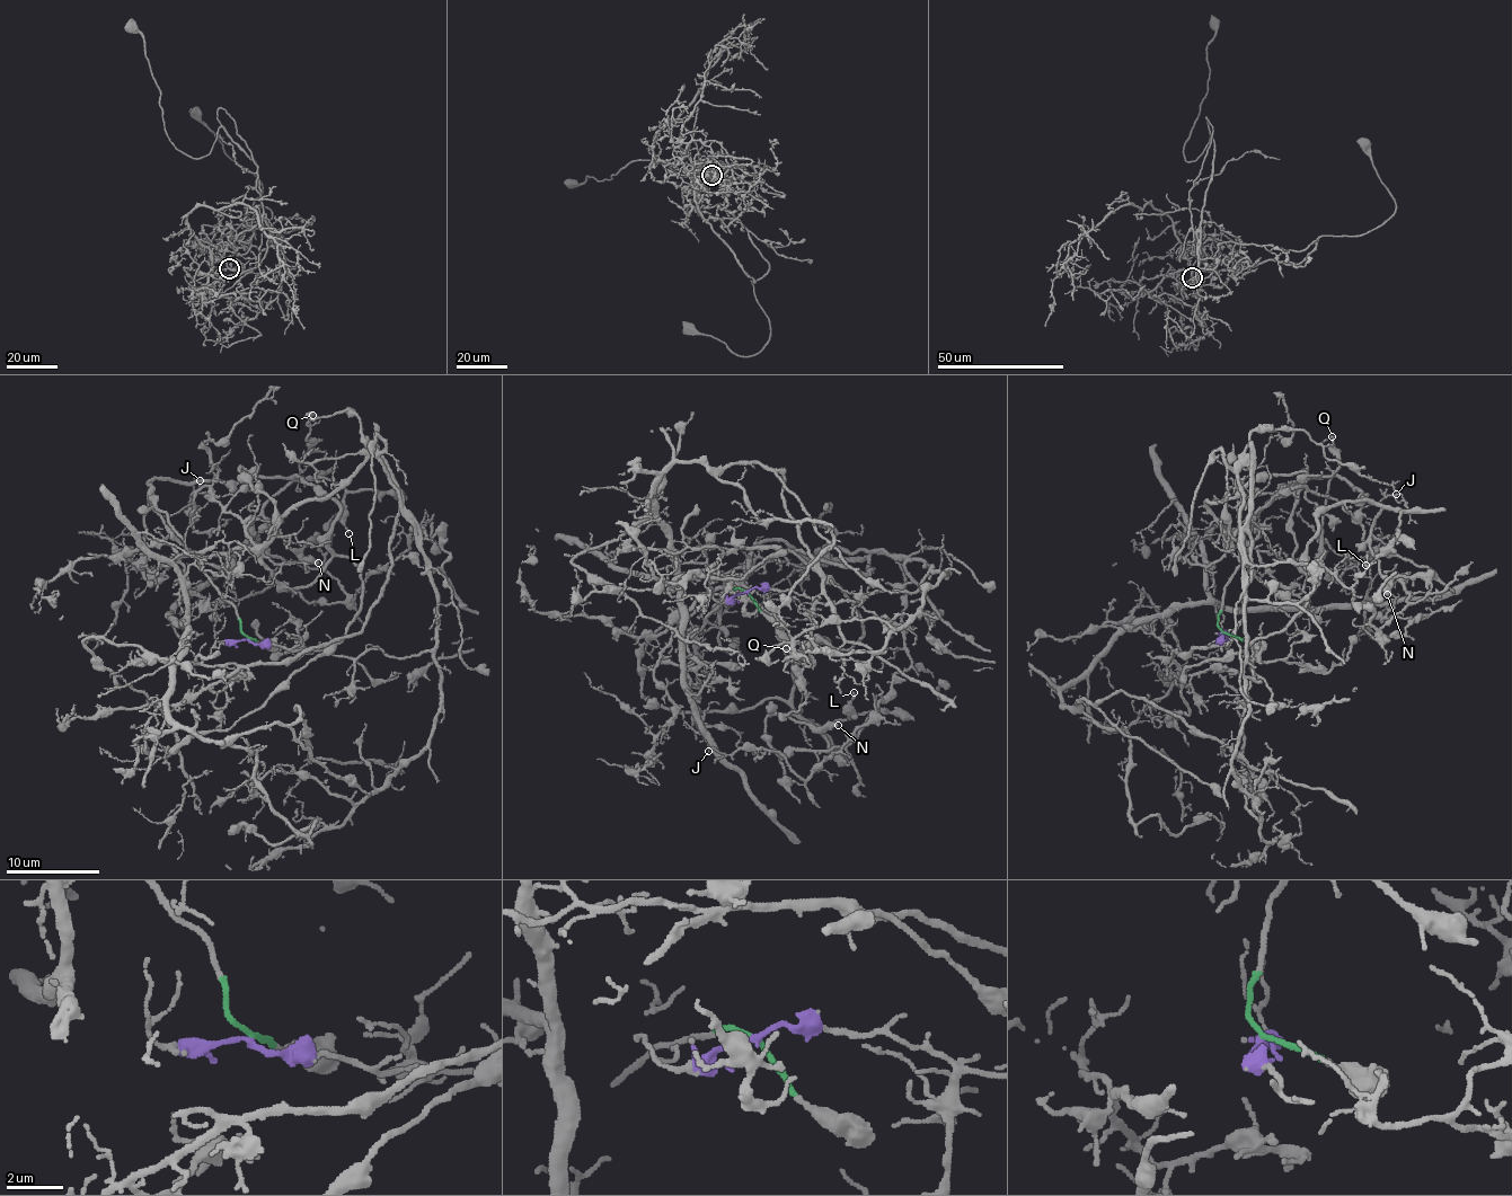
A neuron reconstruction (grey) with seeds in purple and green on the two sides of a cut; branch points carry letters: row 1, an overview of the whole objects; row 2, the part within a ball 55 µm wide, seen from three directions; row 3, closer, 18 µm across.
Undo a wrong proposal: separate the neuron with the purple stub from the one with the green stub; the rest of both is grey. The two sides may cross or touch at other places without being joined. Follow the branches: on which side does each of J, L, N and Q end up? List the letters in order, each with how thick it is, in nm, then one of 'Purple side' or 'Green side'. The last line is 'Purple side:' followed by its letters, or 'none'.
J: Thickness 110 nm. Purple side
L: Thickness 130 nm. Green side
N: Thickness 400 nm. Green side
Q: Thickness 120 nm. Purple side
Purple side: J, Q

